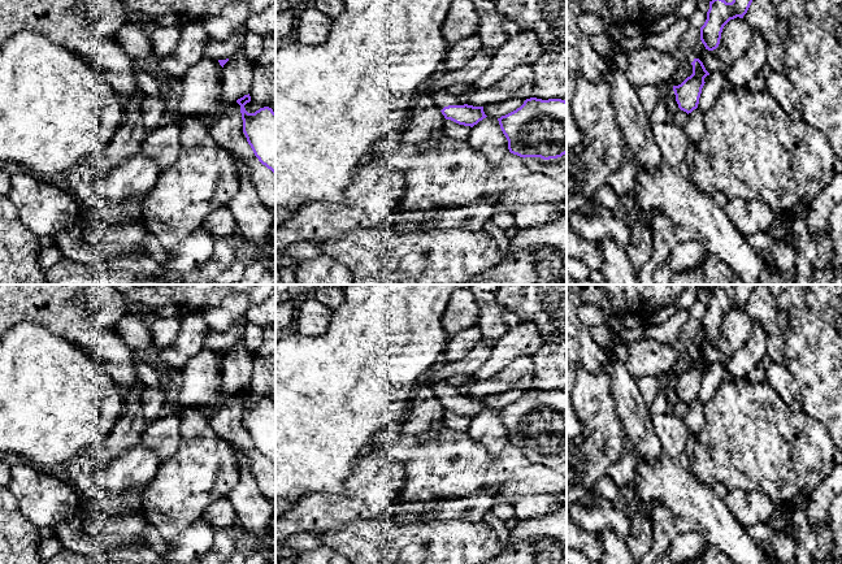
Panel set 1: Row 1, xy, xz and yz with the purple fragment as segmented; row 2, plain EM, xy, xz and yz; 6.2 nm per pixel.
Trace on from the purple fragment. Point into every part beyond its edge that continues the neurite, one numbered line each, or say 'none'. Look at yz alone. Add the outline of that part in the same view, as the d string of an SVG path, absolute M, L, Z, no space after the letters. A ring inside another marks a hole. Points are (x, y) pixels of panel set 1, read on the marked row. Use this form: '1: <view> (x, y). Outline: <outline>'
1: yz (672, 104). Outline: M673 87L665 95L665 101L667 101L667 107L668 107L669 114L672 114L673 110L678 108L678 104L676 101L676 95L674 95L674 91L673 91Z

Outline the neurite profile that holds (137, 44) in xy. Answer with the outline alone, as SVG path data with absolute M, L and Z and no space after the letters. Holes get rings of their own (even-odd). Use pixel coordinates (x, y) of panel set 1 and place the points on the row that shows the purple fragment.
M131 22L120 29L116 39L131 60L146 58L153 53L151 38Z

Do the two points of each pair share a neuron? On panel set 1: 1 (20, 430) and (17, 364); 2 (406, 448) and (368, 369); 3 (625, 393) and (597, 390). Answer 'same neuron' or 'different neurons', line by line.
1: same neuron
2: different neurons
3: different neurons

